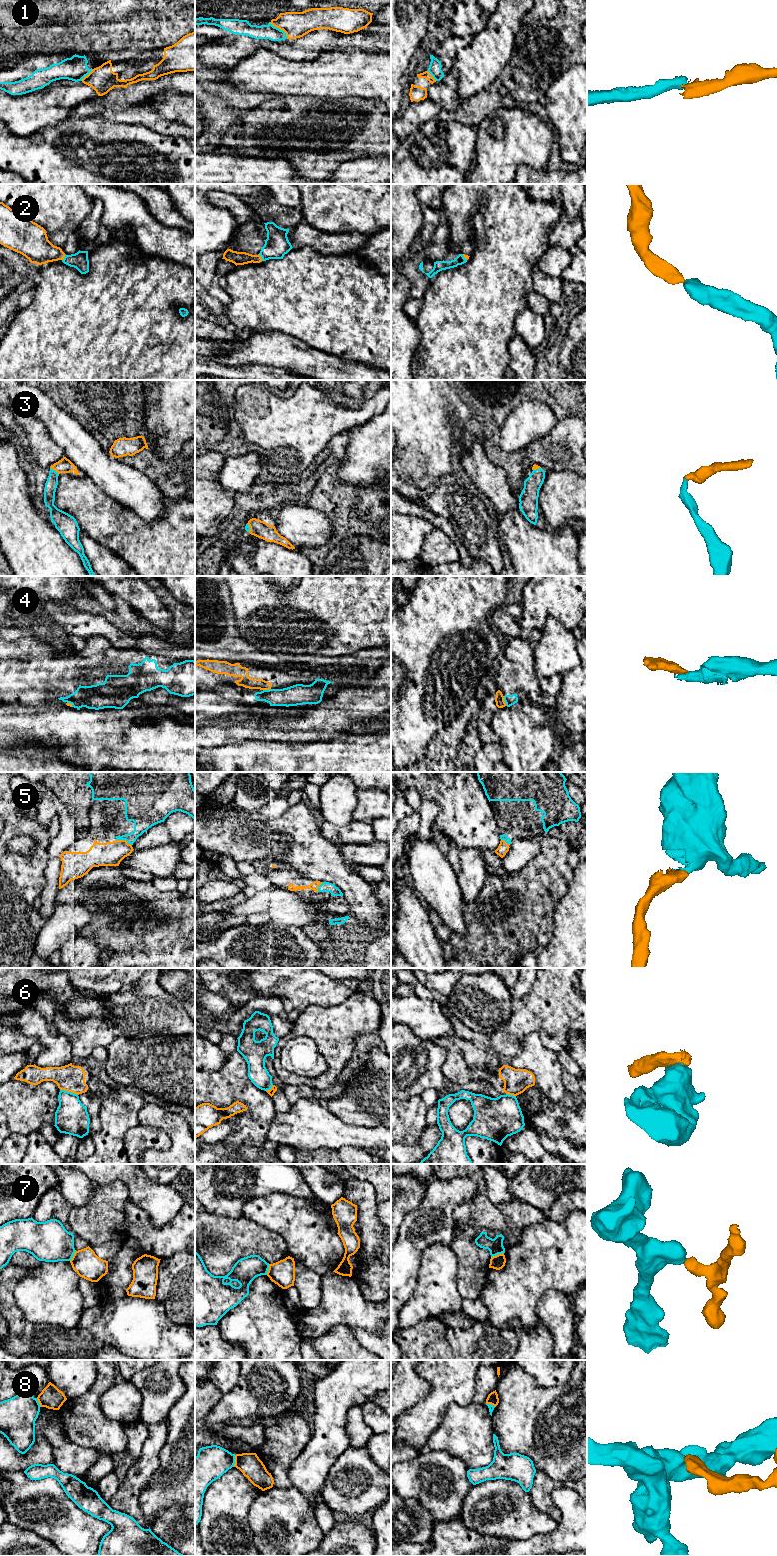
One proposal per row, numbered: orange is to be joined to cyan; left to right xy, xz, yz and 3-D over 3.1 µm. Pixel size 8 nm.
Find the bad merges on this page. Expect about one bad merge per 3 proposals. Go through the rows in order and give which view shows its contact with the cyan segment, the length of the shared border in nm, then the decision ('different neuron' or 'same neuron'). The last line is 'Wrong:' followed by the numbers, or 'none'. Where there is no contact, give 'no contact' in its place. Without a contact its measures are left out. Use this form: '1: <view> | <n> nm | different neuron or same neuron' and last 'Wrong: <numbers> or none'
1: xz | 200 nm | different neuron
2: xz | 70 nm | same neuron
3: xy | 90 nm | same neuron
4: yz | 80 nm | different neuron
5: xy | 140 nm | same neuron
6: xy | 150 nm | different neuron
7: yz | 110 nm | different neuron
8: xz | 100 nm | different neuron
Wrong: 1, 4, 6, 7, 8

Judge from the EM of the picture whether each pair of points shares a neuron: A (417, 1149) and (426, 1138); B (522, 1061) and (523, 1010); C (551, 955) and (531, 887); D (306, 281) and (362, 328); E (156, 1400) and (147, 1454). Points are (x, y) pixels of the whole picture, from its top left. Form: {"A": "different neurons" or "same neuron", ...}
{"A": "same neuron", "B": "different neurons", "C": "different neurons", "D": "same neuron", "E": "different neurons"}

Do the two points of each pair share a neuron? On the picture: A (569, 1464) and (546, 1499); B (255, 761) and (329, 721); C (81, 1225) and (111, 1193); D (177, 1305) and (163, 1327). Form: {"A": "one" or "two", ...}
{"A": "two", "B": "two", "C": "one", "D": "two"}

